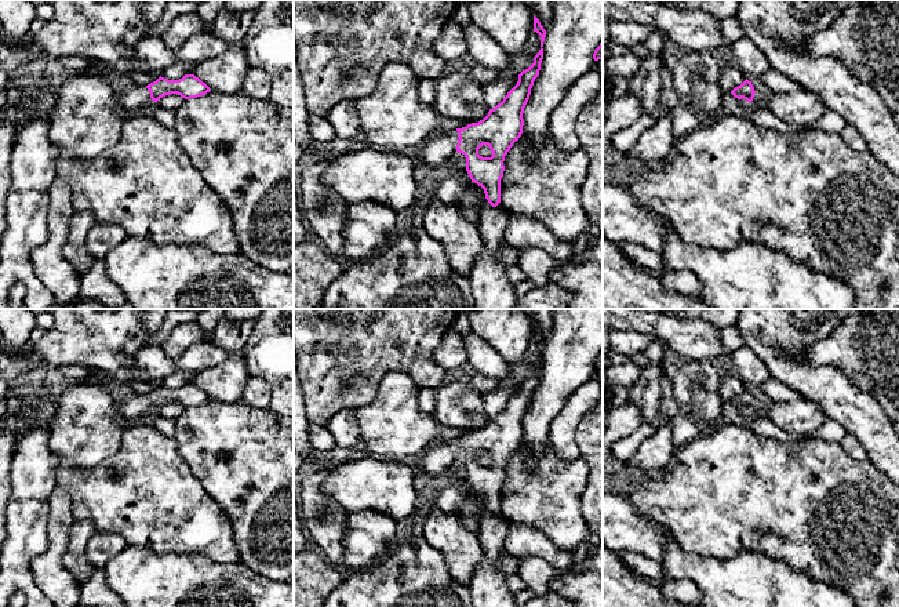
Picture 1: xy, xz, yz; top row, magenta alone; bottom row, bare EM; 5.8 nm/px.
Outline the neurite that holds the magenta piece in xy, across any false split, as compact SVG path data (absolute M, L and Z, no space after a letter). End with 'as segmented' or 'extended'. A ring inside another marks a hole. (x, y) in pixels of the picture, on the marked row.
M185 74L179 80L159 77L148 86L132 84L124 92L119 94L119 105L123 110L137 109L150 101L178 94L185 99L197 98L210 92L210 87L194 74Z; extended

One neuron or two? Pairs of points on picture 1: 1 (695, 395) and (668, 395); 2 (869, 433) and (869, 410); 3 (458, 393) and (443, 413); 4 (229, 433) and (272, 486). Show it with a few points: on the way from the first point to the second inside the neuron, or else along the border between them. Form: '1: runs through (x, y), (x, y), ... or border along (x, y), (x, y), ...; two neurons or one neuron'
1: border along (669, 375), (673, 393), (672, 404); two neurons
2: runs through (869, 428), (869, 415); one neuron
3: runs through (457, 397), (447, 409); one neuron
4: runs through (236, 446), (264, 473); one neuron

